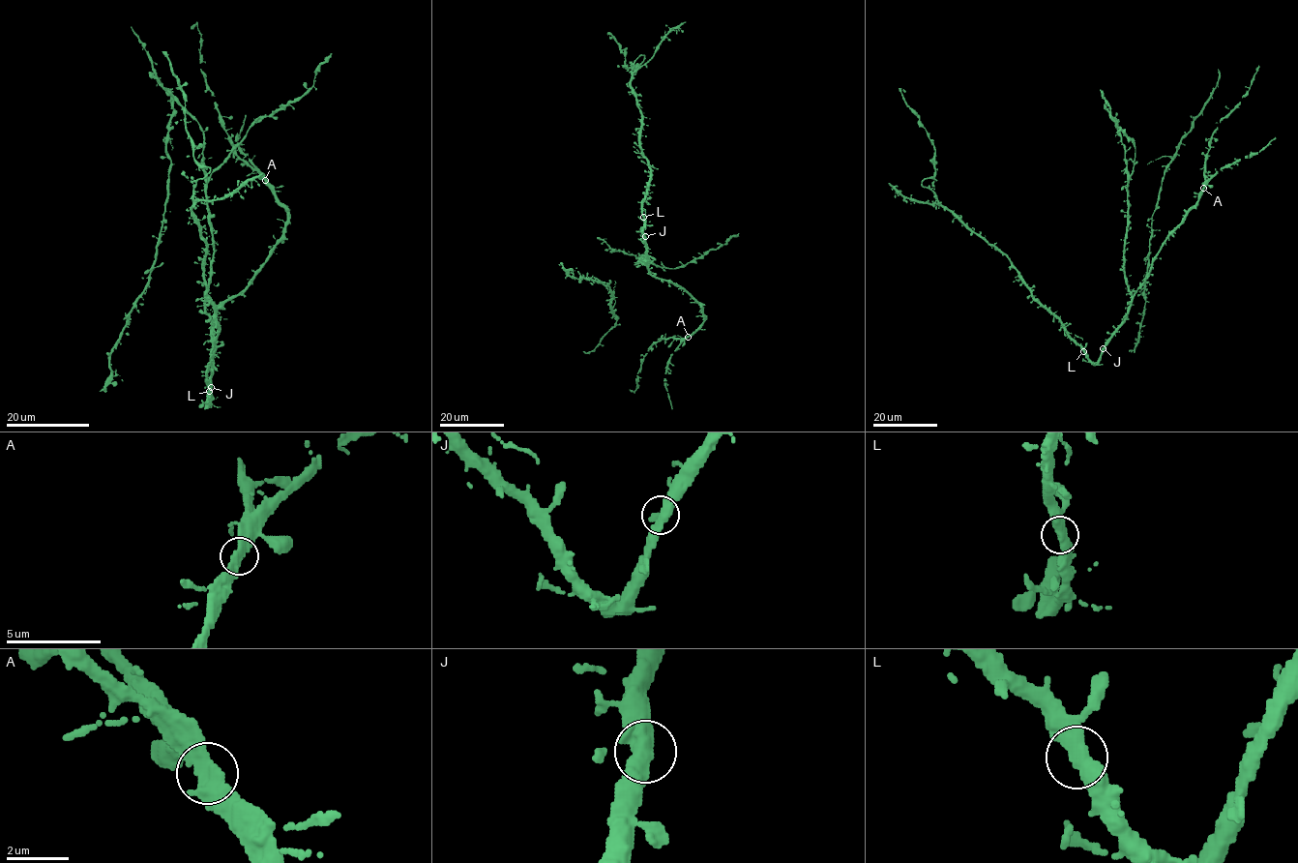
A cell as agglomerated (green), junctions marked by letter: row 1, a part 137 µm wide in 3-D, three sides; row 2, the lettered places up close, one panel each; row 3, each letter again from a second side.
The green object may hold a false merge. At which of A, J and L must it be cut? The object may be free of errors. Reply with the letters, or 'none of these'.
none of these

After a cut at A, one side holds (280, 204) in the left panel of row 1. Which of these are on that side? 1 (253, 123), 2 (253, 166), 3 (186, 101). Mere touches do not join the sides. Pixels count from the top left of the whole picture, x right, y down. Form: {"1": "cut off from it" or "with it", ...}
{"1": "with it", "2": "cut off from it", "3": "with it"}

